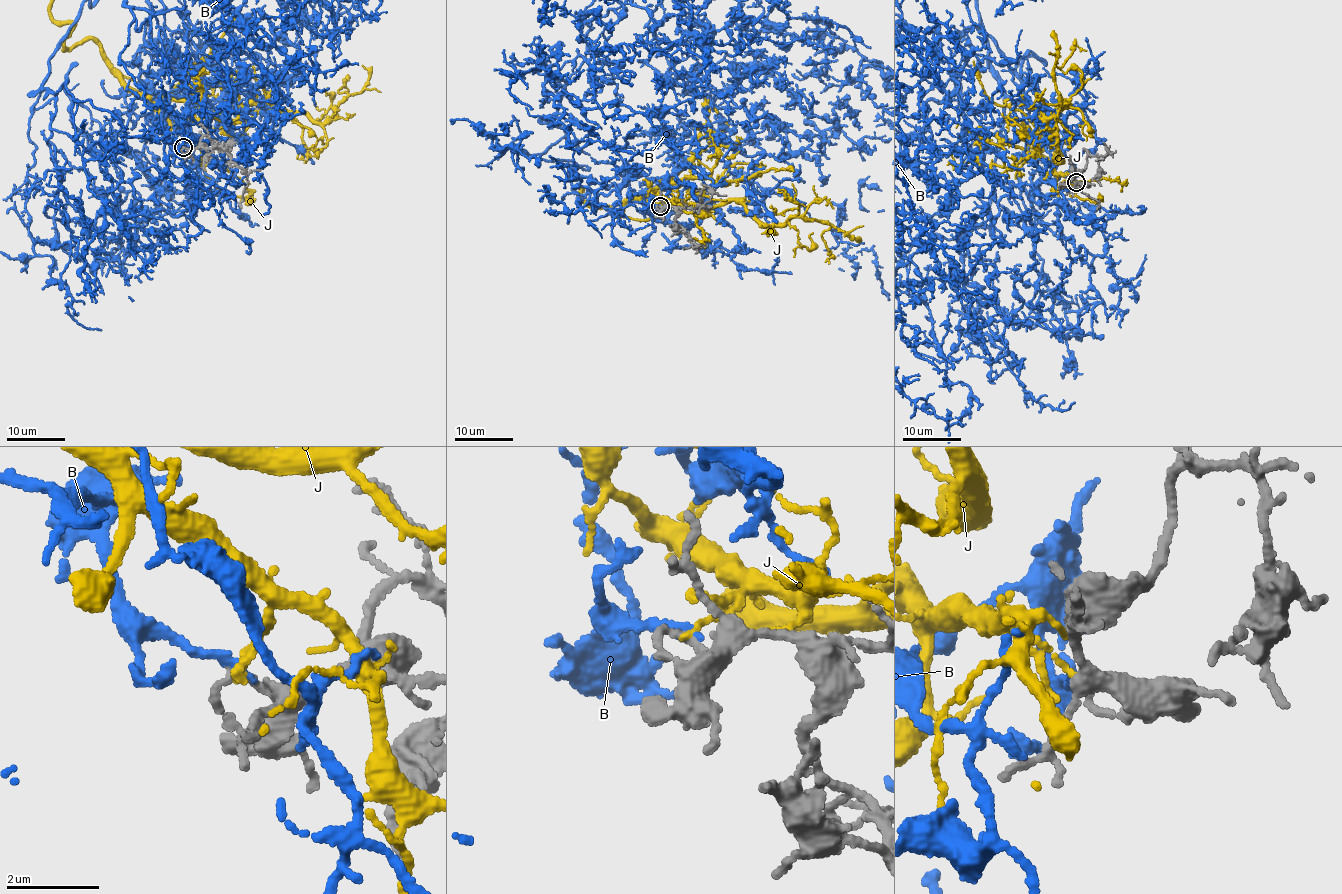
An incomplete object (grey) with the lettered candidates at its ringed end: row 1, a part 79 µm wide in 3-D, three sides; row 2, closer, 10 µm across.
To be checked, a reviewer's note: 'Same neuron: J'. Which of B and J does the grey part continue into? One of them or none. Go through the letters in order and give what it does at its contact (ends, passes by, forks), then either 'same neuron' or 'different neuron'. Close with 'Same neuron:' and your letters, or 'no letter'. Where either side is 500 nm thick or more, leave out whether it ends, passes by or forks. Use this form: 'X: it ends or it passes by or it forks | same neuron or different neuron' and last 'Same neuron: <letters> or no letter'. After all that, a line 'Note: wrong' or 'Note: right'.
B: it ends | same neuron
J: it ends | different neuron
Same neuron: B
Note: wrong

